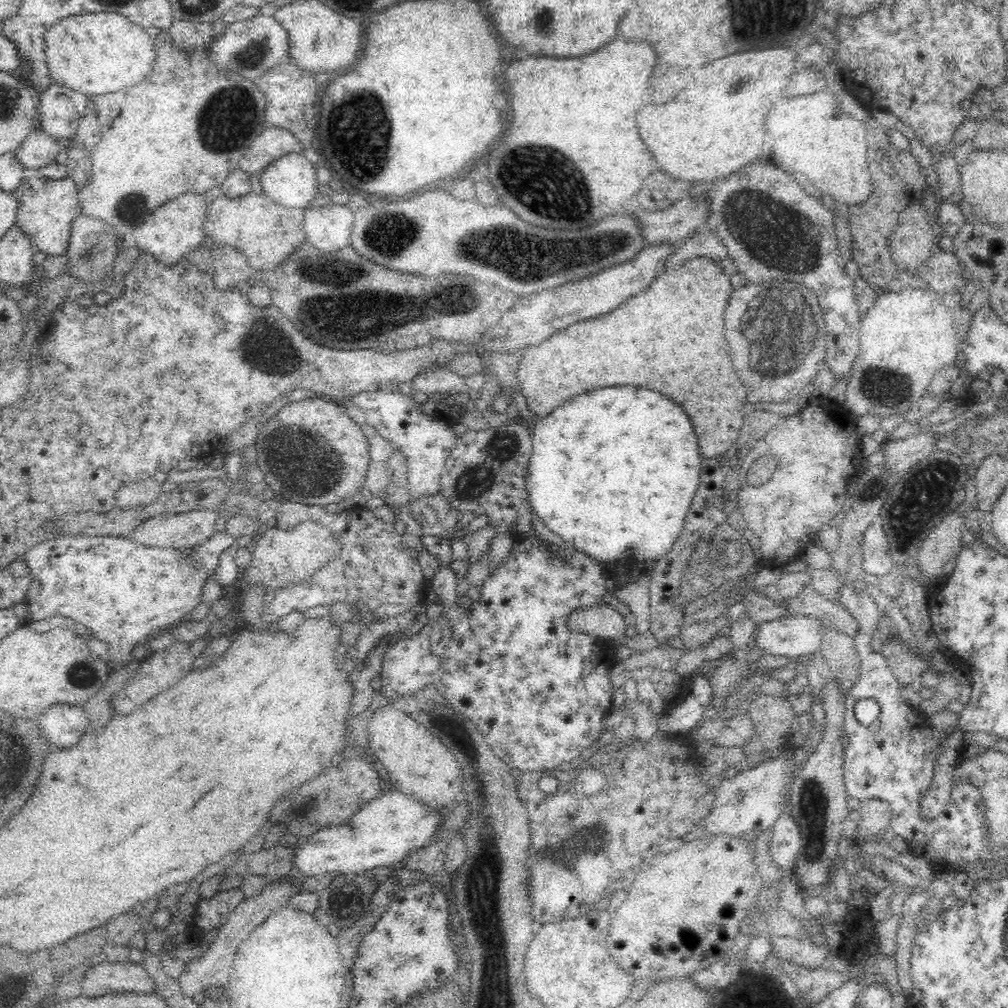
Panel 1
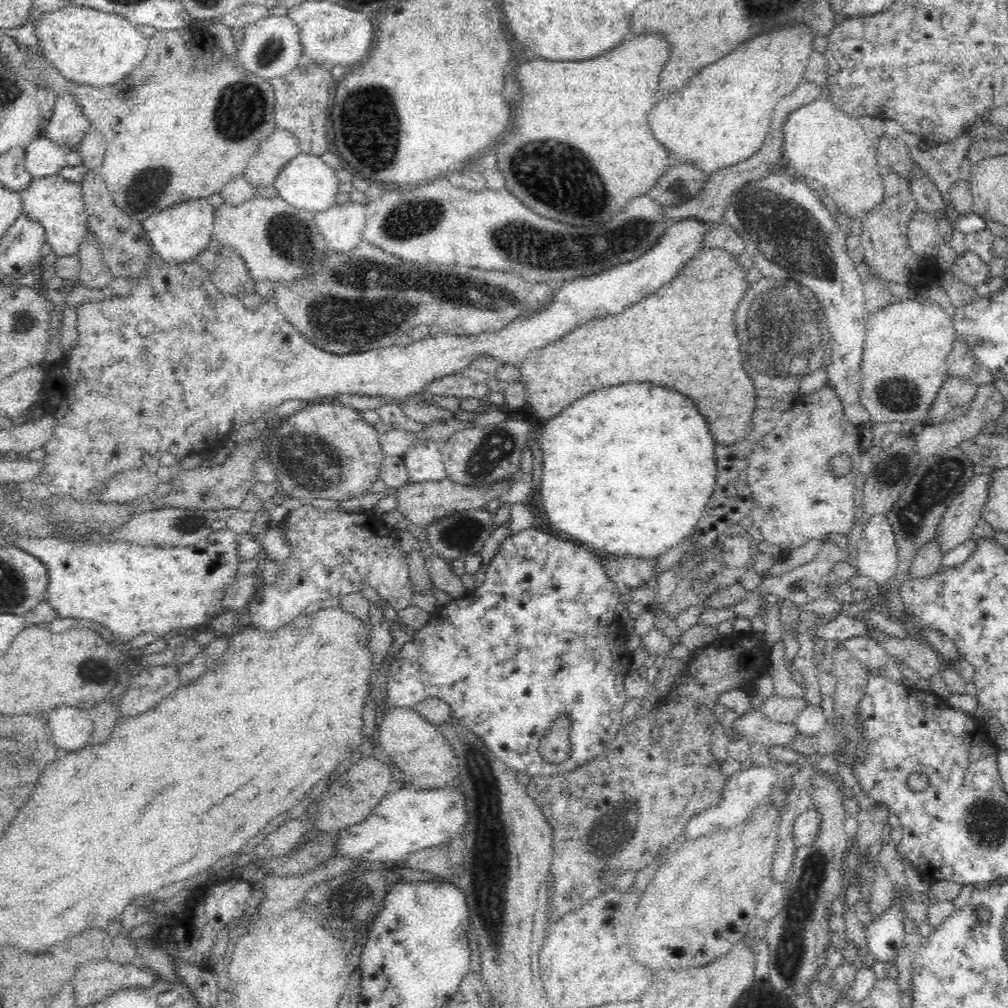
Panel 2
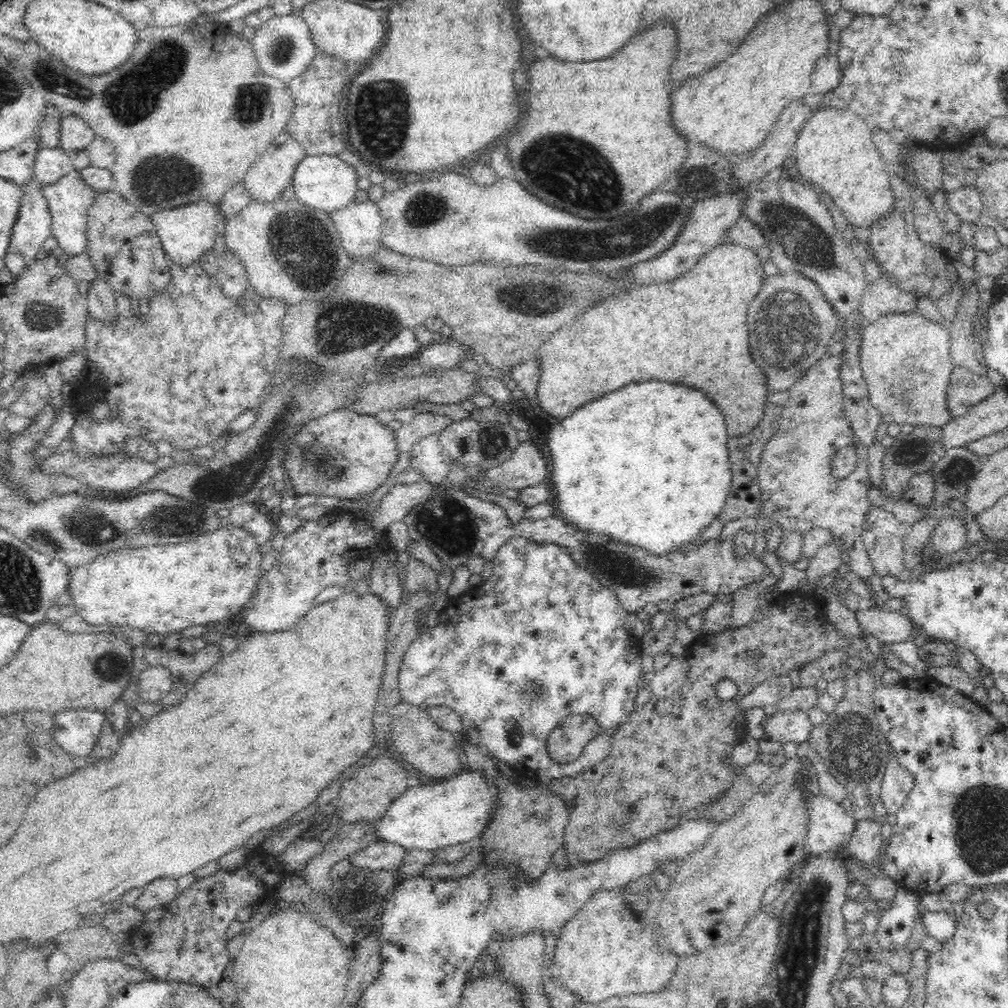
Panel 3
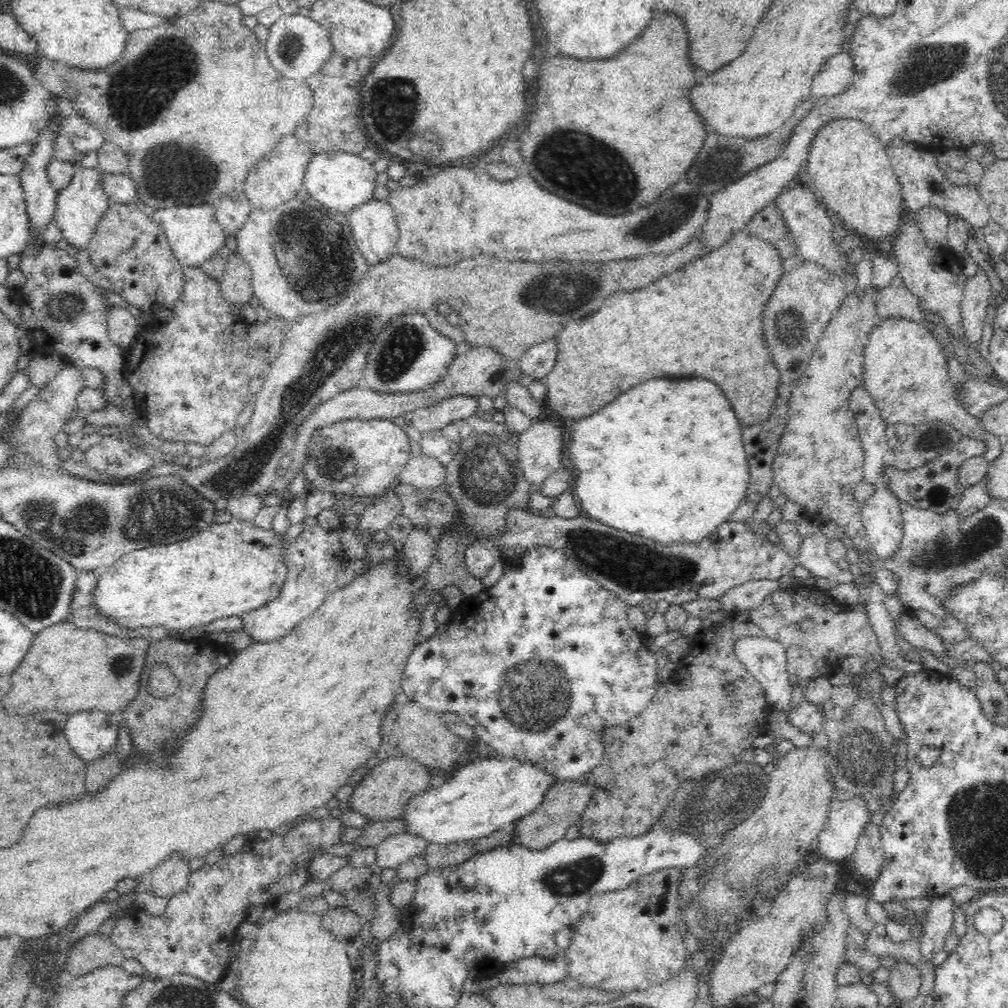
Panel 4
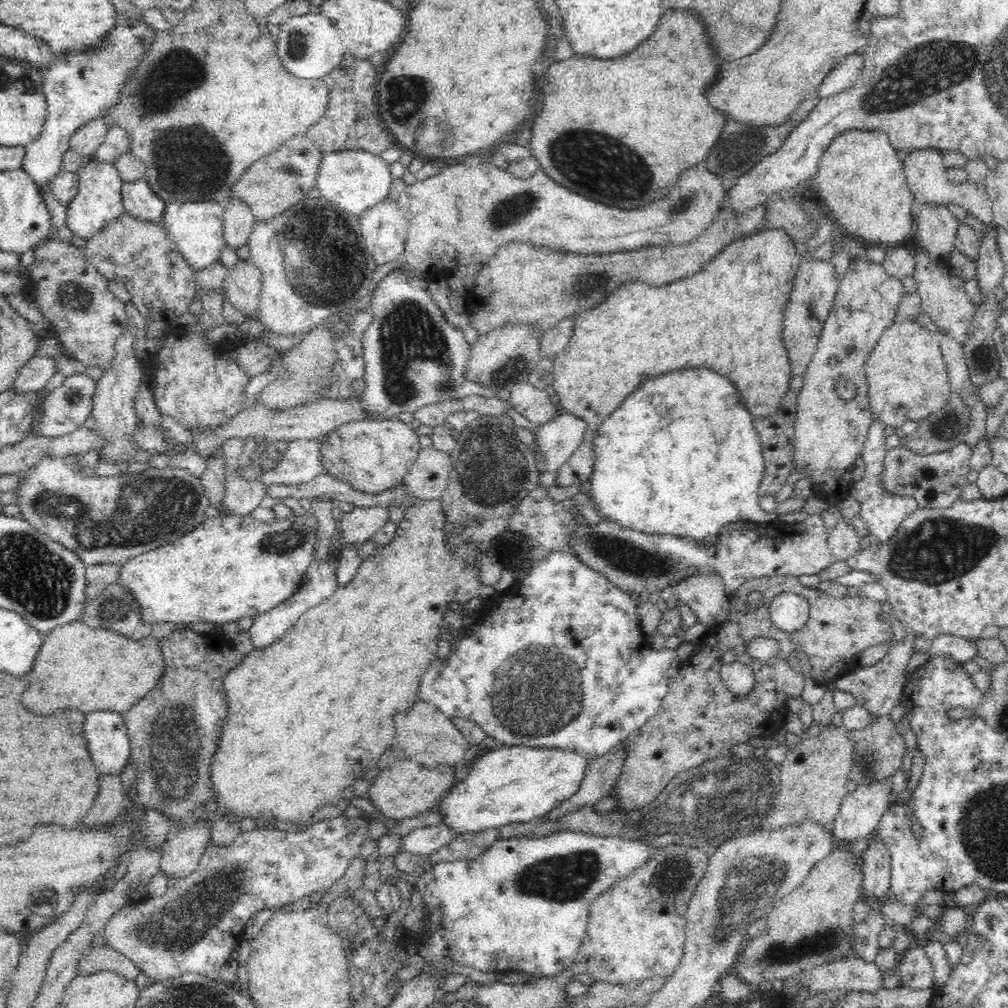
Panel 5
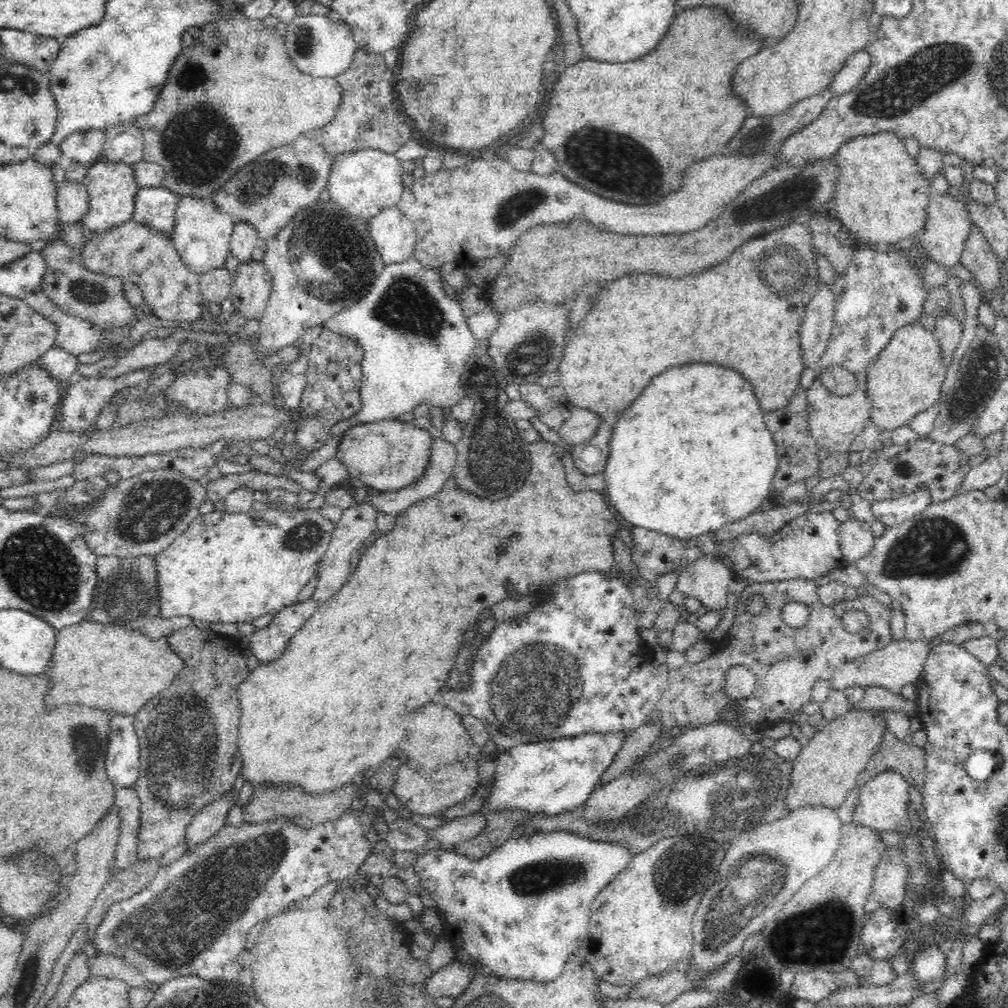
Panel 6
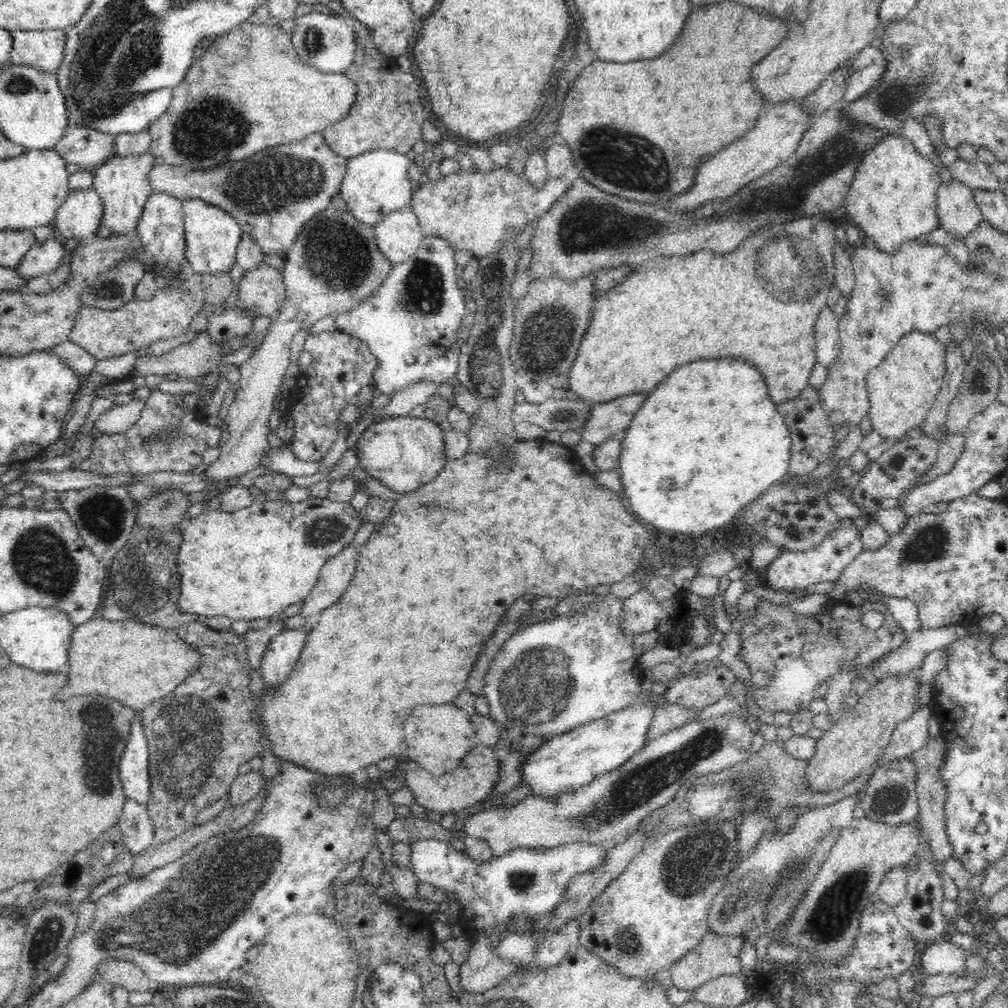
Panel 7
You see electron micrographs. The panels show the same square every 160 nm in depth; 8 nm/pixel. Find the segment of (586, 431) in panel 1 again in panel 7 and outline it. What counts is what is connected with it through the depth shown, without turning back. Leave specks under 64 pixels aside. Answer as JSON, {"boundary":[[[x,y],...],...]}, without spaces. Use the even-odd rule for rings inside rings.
{"boundary":[[[720,358],[720,360],[700,360],[700,362],[690,362],[668,374],[646,398],[642,408],[636,412],[636,416],[631,418],[632,422],[627,426],[622,439],[621,453],[619,454],[619,466],[617,471],[623,486],[621,493],[628,502],[628,510],[638,514],[642,520],[652,524],[660,530],[672,530],[672,532],[682,534],[702,534],[714,528],[722,528],[730,520],[738,518],[746,506],[752,504],[772,484],[776,484],[787,479],[789,460],[791,455],[790,431],[785,423],[784,417],[777,411],[775,402],[771,399],[762,374],[748,366],[748,362],[736,360],[736,358]]]}

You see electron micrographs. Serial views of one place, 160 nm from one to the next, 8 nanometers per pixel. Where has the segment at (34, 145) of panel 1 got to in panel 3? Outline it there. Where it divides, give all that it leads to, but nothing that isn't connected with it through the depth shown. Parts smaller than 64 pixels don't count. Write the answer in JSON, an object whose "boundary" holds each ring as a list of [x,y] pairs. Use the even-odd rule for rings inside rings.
{"boundary":[[[60,147],[38,149],[35,158],[34,180],[42,184],[52,184],[62,176],[74,170],[73,154],[66,153]]]}

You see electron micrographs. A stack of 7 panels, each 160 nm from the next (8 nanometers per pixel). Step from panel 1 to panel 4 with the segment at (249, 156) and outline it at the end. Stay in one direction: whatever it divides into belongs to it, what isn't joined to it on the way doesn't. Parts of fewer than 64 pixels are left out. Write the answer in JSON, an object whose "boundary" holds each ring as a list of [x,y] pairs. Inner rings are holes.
{"boundary":[[[295,133],[282,137],[276,146],[267,152],[252,170],[248,172],[246,186],[242,189],[250,199],[253,208],[274,210],[297,196],[297,192],[303,192],[303,178],[310,159],[314,156],[310,144],[298,138]]]}

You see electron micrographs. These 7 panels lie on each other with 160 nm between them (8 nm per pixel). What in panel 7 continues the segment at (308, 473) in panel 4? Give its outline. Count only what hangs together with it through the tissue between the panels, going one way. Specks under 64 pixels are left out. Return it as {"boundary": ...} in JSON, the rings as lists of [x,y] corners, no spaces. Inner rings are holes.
{"boundary":[[[388,417],[373,422],[355,445],[357,466],[399,495],[418,490],[430,482],[447,462],[443,434],[437,424],[424,417]]]}

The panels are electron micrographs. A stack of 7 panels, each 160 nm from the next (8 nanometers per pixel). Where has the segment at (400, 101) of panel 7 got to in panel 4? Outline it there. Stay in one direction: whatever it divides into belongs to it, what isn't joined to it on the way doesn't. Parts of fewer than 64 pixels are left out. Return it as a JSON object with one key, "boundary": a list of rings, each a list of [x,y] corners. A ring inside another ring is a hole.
{"boundary":[[[333,52],[322,68],[303,81],[310,87],[314,104],[306,115],[303,126],[295,128],[295,135],[310,144],[313,154],[324,153],[329,150],[358,154],[366,148],[368,138],[362,132],[362,122],[359,118],[359,106],[362,100],[358,88],[362,76],[358,73],[356,59],[348,59]]]}

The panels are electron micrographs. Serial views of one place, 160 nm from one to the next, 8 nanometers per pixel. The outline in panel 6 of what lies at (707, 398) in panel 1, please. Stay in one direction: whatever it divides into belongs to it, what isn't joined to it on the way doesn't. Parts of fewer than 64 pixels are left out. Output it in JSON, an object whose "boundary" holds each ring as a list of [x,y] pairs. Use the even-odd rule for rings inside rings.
{"boundary":[[[803,221],[799,223],[790,223],[787,226],[772,230],[770,233],[763,234],[754,239],[742,239],[739,248],[722,263],[718,263],[704,270],[704,272],[694,272],[690,276],[684,278],[664,278],[661,274],[625,274],[616,281],[610,284],[606,290],[602,290],[598,294],[598,300],[594,304],[594,308],[590,310],[590,314],[586,316],[586,320],[576,328],[574,338],[568,342],[566,350],[564,350],[564,358],[558,365],[556,374],[558,377],[559,386],[564,389],[566,398],[564,402],[568,407],[585,408],[586,410],[594,411],[601,418],[601,423],[598,425],[597,431],[587,440],[582,443],[582,447],[575,446],[570,449],[574,464],[580,472],[585,475],[593,475],[602,473],[608,458],[613,424],[616,422],[616,414],[614,412],[622,412],[626,406],[630,406],[630,402],[634,402],[634,398],[638,398],[638,394],[646,388],[646,384],[662,374],[664,370],[672,368],[672,366],[680,366],[680,364],[694,364],[694,362],[714,362],[726,368],[734,368],[738,370],[752,386],[754,386],[754,394],[758,398],[758,402],[764,411],[778,410],[784,408],[796,387],[798,386],[802,371],[804,370],[804,359],[802,359],[802,348],[799,341],[799,326],[803,319],[806,303],[814,297],[818,292],[818,286],[822,284],[820,274],[817,271],[816,258],[817,252],[812,245],[812,233],[806,227]]]}

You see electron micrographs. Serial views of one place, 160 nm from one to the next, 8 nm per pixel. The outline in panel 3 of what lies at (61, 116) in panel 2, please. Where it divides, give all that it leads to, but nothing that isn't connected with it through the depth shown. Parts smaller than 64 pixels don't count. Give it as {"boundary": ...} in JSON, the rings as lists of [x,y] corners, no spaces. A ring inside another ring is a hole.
{"boundary":[[[65,115],[61,119],[59,147],[74,154],[84,150],[96,138],[95,132],[76,115]]]}

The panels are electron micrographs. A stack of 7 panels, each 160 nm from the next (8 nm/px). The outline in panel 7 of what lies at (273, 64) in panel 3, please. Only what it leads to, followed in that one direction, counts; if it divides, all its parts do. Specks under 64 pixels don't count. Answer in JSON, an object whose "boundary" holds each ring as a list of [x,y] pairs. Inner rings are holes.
{"boundary":[[[312,11],[294,20],[292,42],[298,56],[324,74],[343,73],[354,62],[357,43],[355,29],[348,20],[342,20],[336,15],[326,15]]]}

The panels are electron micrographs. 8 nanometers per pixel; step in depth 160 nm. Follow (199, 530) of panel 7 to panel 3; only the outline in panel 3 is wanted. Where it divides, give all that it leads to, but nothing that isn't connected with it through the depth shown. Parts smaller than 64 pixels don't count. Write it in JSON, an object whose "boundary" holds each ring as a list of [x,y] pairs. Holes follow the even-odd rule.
{"boundary":[[[228,524],[227,526],[218,527],[214,532],[210,532],[210,534],[202,534],[192,540],[188,540],[188,542],[182,542],[180,544],[143,546],[140,548],[128,547],[126,549],[113,550],[106,554],[101,554],[92,562],[84,564],[84,566],[68,566],[69,583],[67,592],[69,592],[73,598],[76,613],[82,615],[82,618],[84,618],[88,624],[104,625],[108,629],[121,630],[126,627],[131,627],[132,629],[139,628],[140,630],[149,632],[158,632],[165,636],[167,633],[179,633],[181,630],[186,630],[186,628],[192,628],[192,626],[204,626],[211,623],[228,624],[232,617],[238,613],[238,610],[246,605],[250,598],[253,597],[257,584],[262,578],[263,571],[260,571],[259,567],[263,555],[258,551],[259,548],[260,543],[258,543],[255,534],[247,532],[243,527],[238,528],[237,526]]]}

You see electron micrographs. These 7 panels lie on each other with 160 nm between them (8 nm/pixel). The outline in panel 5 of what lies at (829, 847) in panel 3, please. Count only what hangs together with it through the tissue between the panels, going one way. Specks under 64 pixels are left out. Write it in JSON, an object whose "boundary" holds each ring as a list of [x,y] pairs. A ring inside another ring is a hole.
{"boundary":[[[889,782],[857,785],[854,791],[846,794],[830,826],[836,848],[840,844],[866,839],[877,828],[882,815],[896,804]]]}

